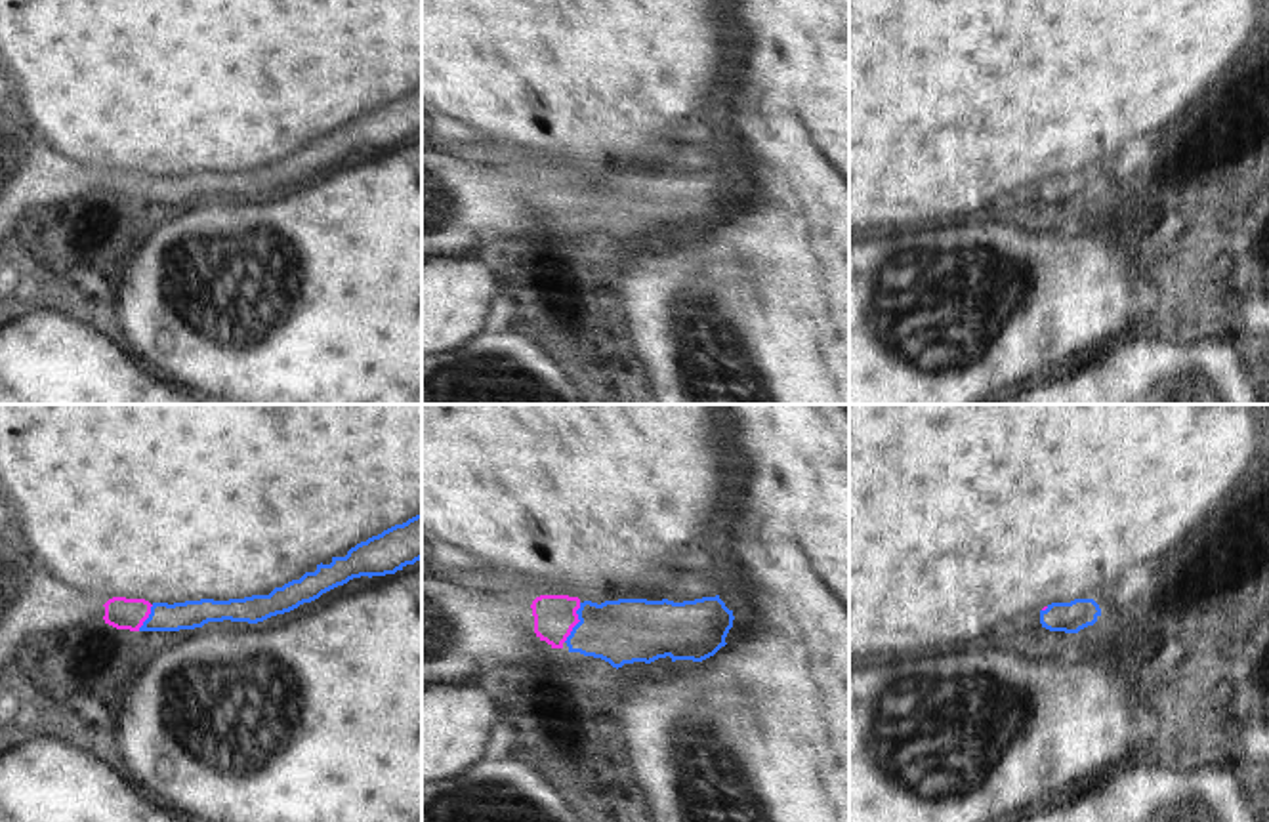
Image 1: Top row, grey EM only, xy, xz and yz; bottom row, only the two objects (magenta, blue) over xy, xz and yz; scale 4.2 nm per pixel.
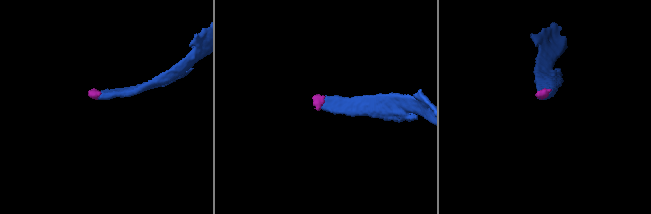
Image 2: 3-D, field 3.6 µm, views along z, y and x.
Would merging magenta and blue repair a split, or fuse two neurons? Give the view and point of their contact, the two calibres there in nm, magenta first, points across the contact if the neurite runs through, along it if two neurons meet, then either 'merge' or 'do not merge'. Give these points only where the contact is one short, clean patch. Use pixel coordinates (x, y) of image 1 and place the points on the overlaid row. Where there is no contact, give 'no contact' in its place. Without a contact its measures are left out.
meets magenta in xz at (579, 620); 180 nm thick on the magenta side, 280 nm on the other; runs through xz (554, 615), (579, 620), (592, 630), (621, 632); merge

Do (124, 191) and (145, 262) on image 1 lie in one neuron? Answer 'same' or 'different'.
different

